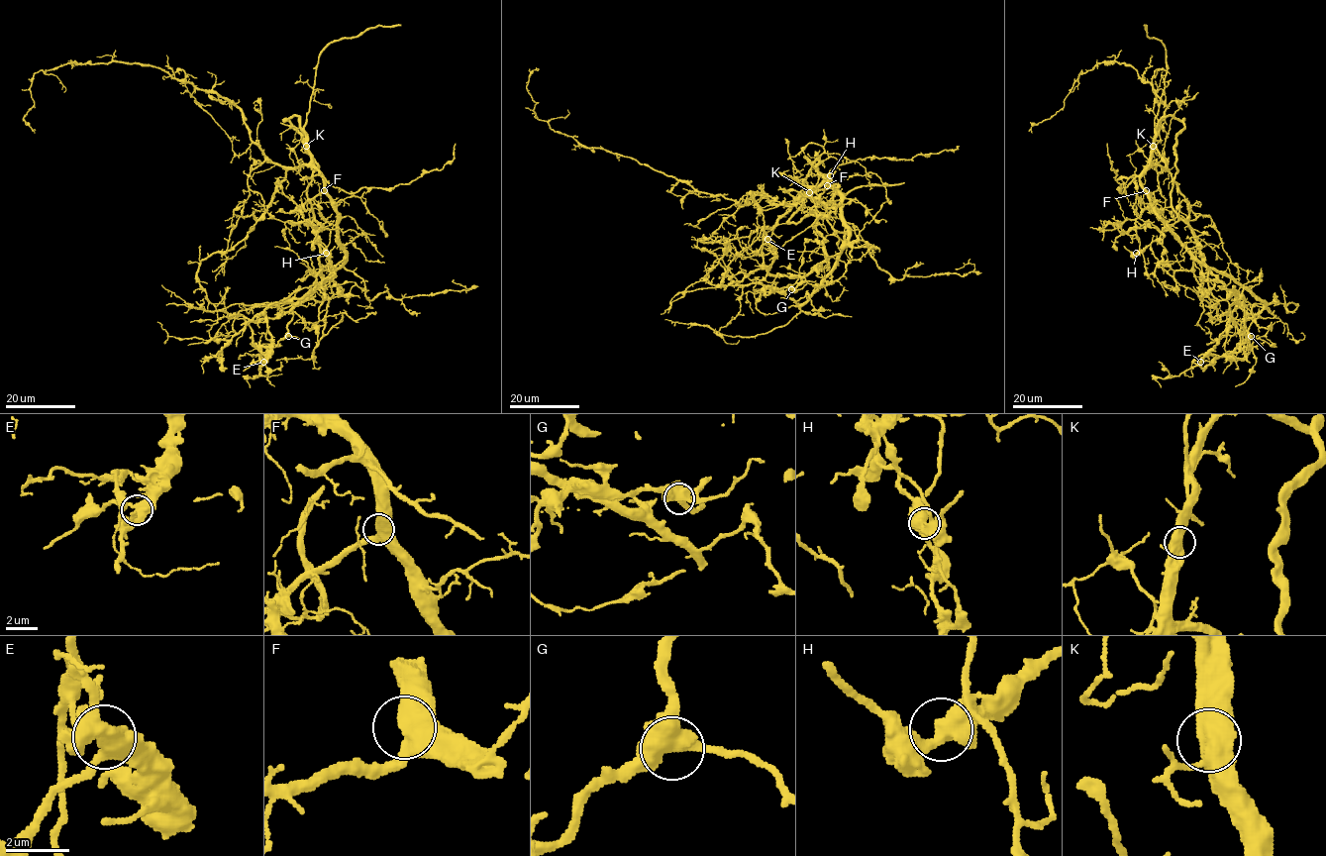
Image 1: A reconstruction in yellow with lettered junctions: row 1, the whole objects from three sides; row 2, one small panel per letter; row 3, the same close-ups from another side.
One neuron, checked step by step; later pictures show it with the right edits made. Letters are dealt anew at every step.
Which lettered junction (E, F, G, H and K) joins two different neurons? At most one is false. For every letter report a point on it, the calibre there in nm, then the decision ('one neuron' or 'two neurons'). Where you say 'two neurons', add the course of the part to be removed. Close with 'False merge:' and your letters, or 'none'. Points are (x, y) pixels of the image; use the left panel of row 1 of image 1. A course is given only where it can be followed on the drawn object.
E: (263, 362) | 480 nm | one neuron
F: (324, 190) | 480 nm | one neuron
G: (288, 336) | 550 nm | one neuron
H: (326, 253) | 460 nm | one neuron
K: (306, 146) | 500 nm | one neuron
False merge: none

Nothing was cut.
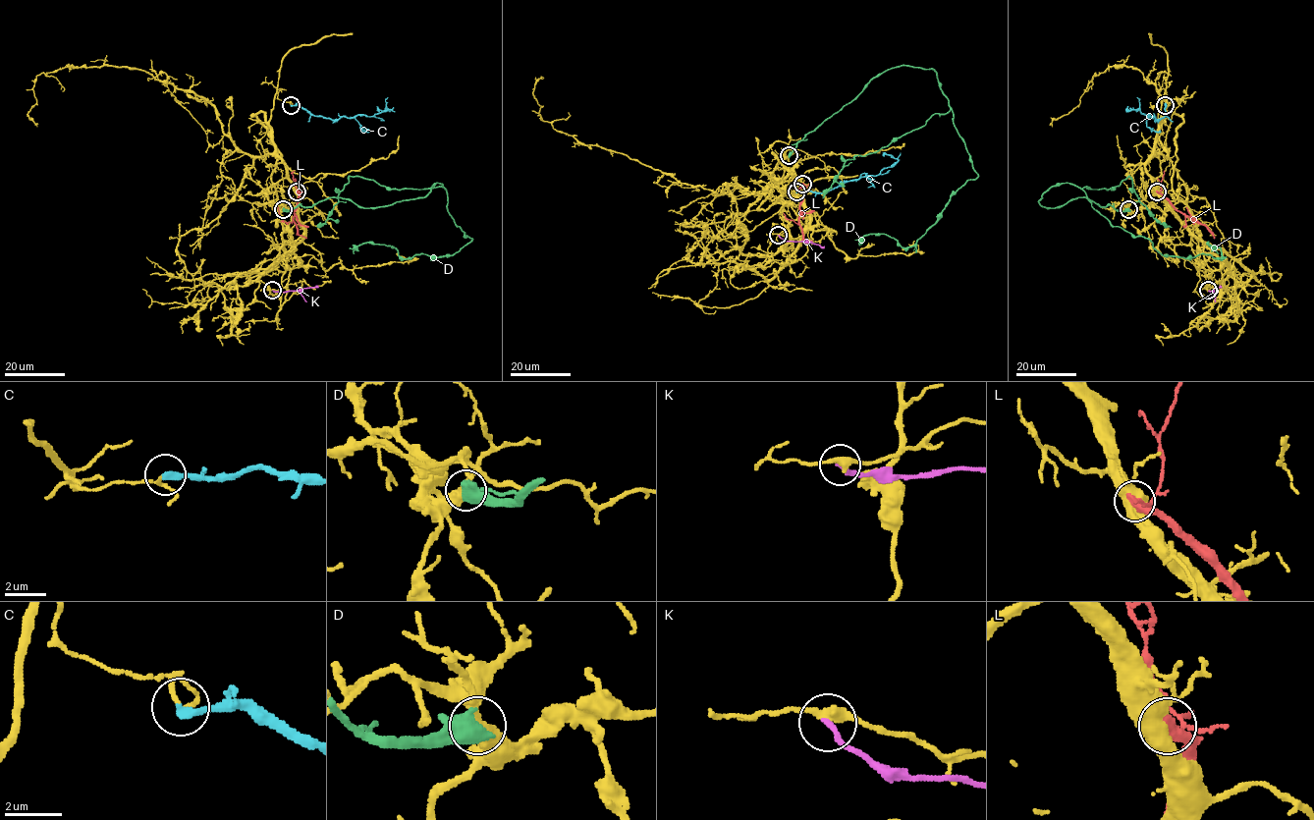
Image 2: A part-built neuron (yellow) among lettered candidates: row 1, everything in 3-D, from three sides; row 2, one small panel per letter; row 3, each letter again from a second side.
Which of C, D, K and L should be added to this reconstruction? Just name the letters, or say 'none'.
none

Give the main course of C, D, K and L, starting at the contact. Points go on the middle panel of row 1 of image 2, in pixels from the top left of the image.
C: (796, 192), (828, 192), (849, 181), (877, 176), (898, 161), (890, 154), (882, 154)
D: (789, 155), (888, 69), (936, 73), (978, 176), (913, 246), (885, 234), (865, 235), (859, 246)
K: (778, 235), (787, 241), (824, 246)
L: (802, 184), (799, 225), (802, 237), (812, 240)

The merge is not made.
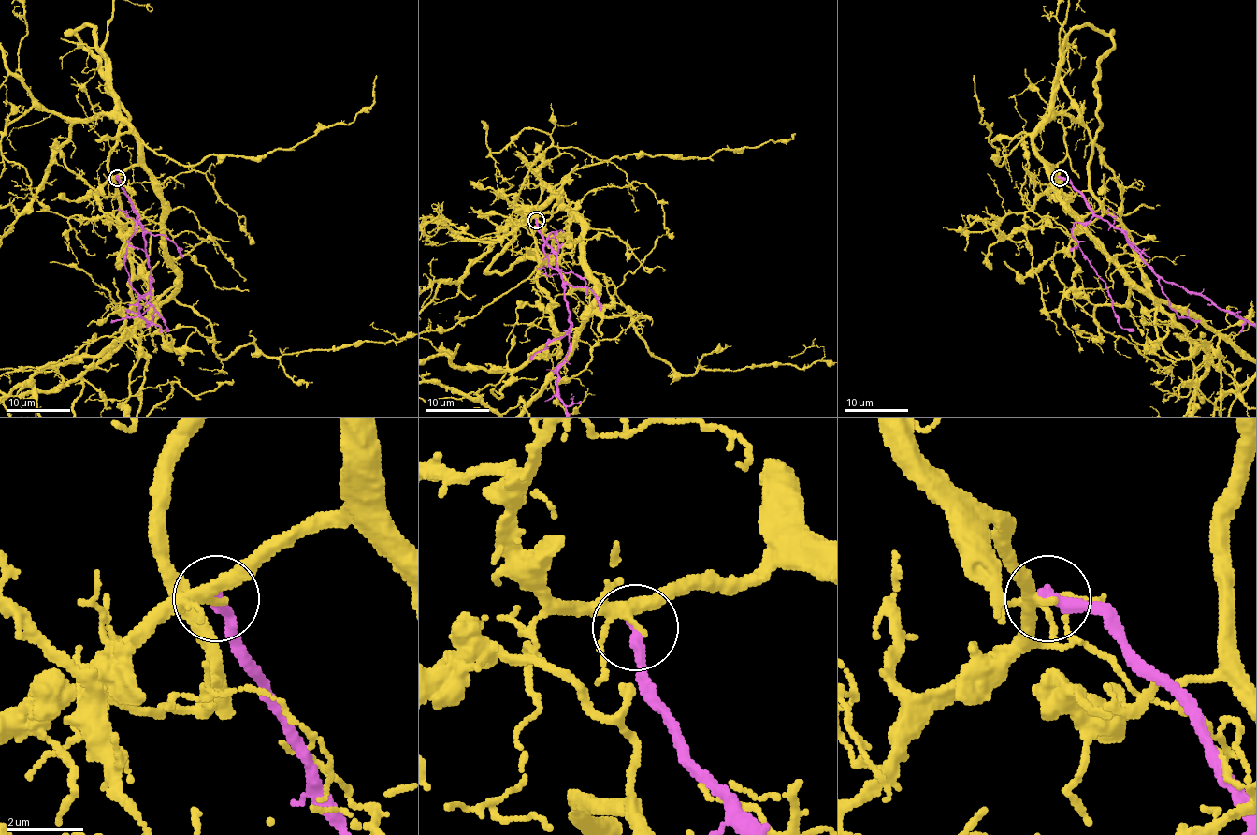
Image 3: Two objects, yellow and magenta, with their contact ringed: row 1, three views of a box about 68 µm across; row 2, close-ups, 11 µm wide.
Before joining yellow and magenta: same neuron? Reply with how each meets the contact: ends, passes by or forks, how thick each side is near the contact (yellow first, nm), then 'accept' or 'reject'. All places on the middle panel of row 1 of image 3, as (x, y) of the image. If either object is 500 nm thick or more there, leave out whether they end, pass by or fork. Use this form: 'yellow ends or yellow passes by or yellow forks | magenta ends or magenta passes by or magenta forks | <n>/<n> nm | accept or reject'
yellow forks | magenta ends | 240/320 nm | reject

